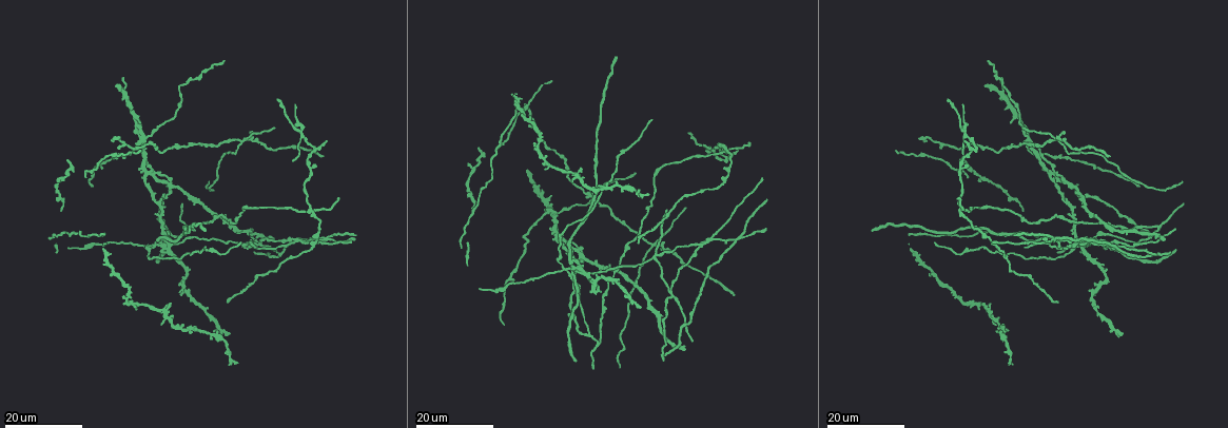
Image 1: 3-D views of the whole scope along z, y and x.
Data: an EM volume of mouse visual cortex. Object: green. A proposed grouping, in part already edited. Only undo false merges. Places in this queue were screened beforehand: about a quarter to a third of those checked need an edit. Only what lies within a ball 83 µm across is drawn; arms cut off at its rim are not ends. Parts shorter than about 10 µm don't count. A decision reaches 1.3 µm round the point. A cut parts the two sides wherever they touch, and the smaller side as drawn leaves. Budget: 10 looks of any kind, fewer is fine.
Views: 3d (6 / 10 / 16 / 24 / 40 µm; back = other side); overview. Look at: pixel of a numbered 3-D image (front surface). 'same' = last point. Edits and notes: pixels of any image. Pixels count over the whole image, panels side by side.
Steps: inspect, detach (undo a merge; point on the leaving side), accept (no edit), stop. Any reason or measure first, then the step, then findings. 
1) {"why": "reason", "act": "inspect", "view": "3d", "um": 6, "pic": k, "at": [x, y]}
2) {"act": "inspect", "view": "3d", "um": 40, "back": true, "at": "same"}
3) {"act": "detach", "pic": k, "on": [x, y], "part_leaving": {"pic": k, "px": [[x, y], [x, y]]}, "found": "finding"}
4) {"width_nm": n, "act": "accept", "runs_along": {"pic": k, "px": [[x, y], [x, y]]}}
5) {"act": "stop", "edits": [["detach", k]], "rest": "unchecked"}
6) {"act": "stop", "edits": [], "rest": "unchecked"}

{"act": "inspect", "view": "3d", "um": 16, "pic": 1, "at": [1051, 171]}

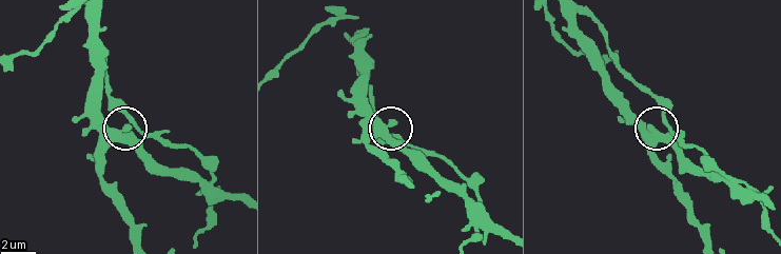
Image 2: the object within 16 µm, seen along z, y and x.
{"why": "closer look", "act": "inspect", "view": "3d", "um": 10, "pic": 2, "at": [133, 123]}

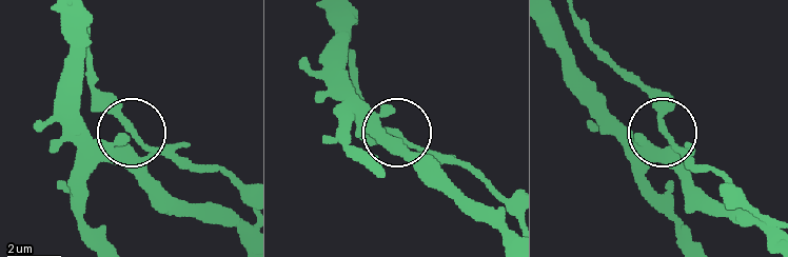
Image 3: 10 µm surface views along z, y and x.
{"act": "accept", "runs_along": {"pic": 3, "px": [[112, 248], [86, 214], [93, 166], [134, 137], [173, 198]]}, "found": "continuous, no second neuron"}

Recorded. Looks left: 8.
{"why": "looks like a crossing", "act": "inspect", "view": "3d", "um": 24, "pic": 1, "at": [655, 243]}

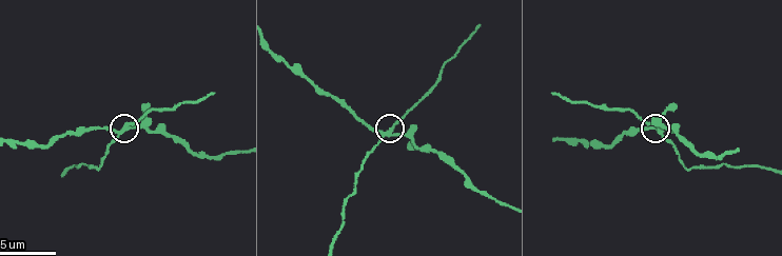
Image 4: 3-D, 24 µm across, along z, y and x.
{"why": "closer look", "act": "inspect", "view": "3d", "um": 10, "pic": 4, "at": [661, 132]}

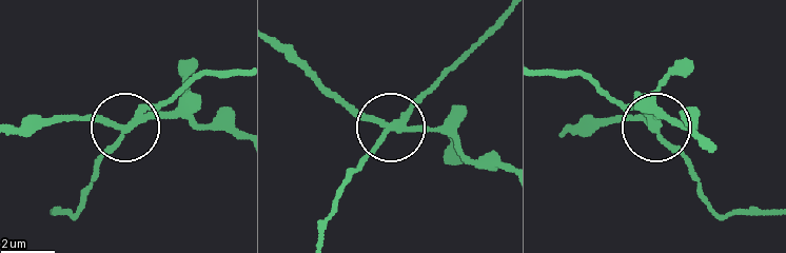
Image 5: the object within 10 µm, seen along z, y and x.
{"act": "inspect", "view": "3d", "um": 10, "back": true, "pic": 5, "at": [391, 126]}

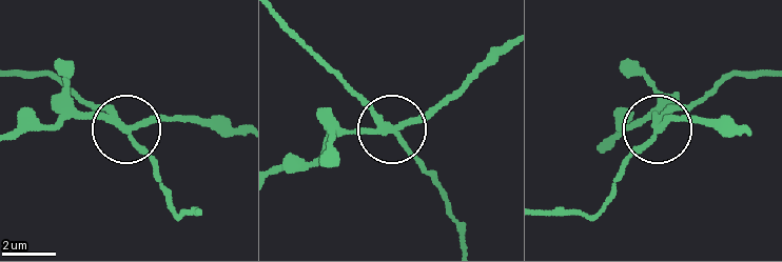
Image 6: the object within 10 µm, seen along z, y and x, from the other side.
{"arms": 4, "act": "detach", "pic": 6, "on": [96, 105], "part_leaving": {"pic": 6, "px": [[120, 123], [156, 168], [173, 208], [197, 216]]}, "found": "two neurons meet here"}

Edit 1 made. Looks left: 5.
{"act": "inspect", "view": "overview"}

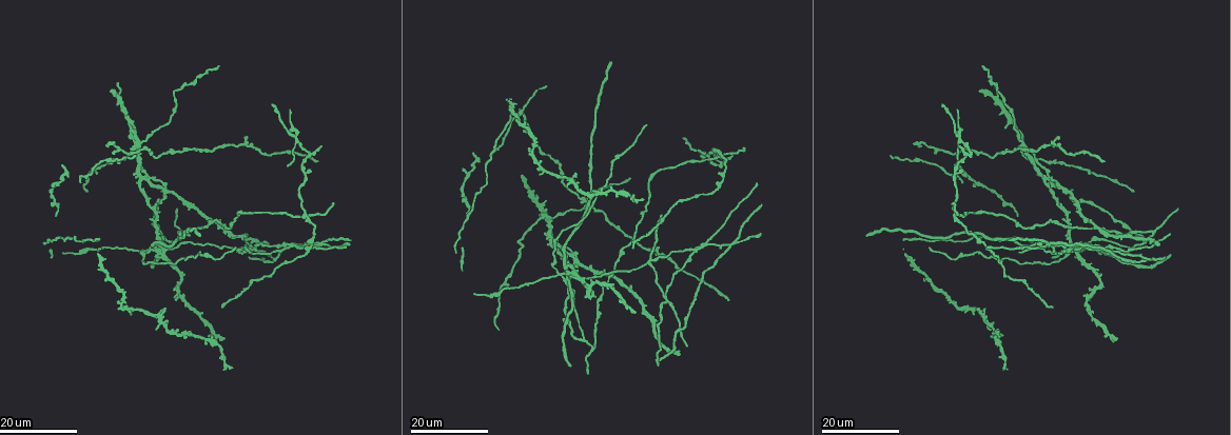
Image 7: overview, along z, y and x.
{"why": "small branch off a trunk", "act": "inspect", "view": "3d", "um": 16, "pic": 7, "at": [583, 200]}

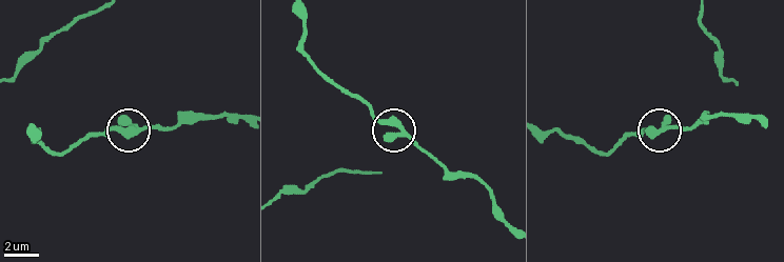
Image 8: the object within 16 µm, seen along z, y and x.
{"act": "inspect", "view": "3d", "um": 6, "pic": 8, "at": [135, 133]}

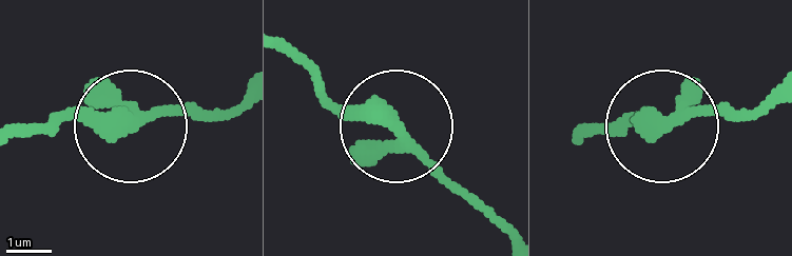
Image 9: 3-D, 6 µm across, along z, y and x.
{"act": "inspect", "view": "3d", "um": 6, "back": true, "pic": 9, "at": [390, 119]}

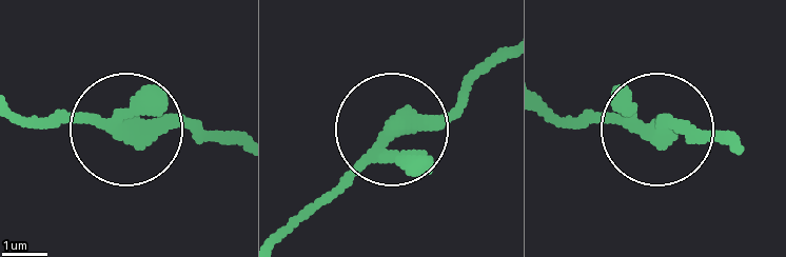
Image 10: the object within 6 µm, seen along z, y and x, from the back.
{"arms": 3, "act": "accept", "found": "continuous, no second neuron"}

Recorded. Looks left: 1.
{"act": "stop", "edits": [["detach", 6]], "rest": "unchecked"}

